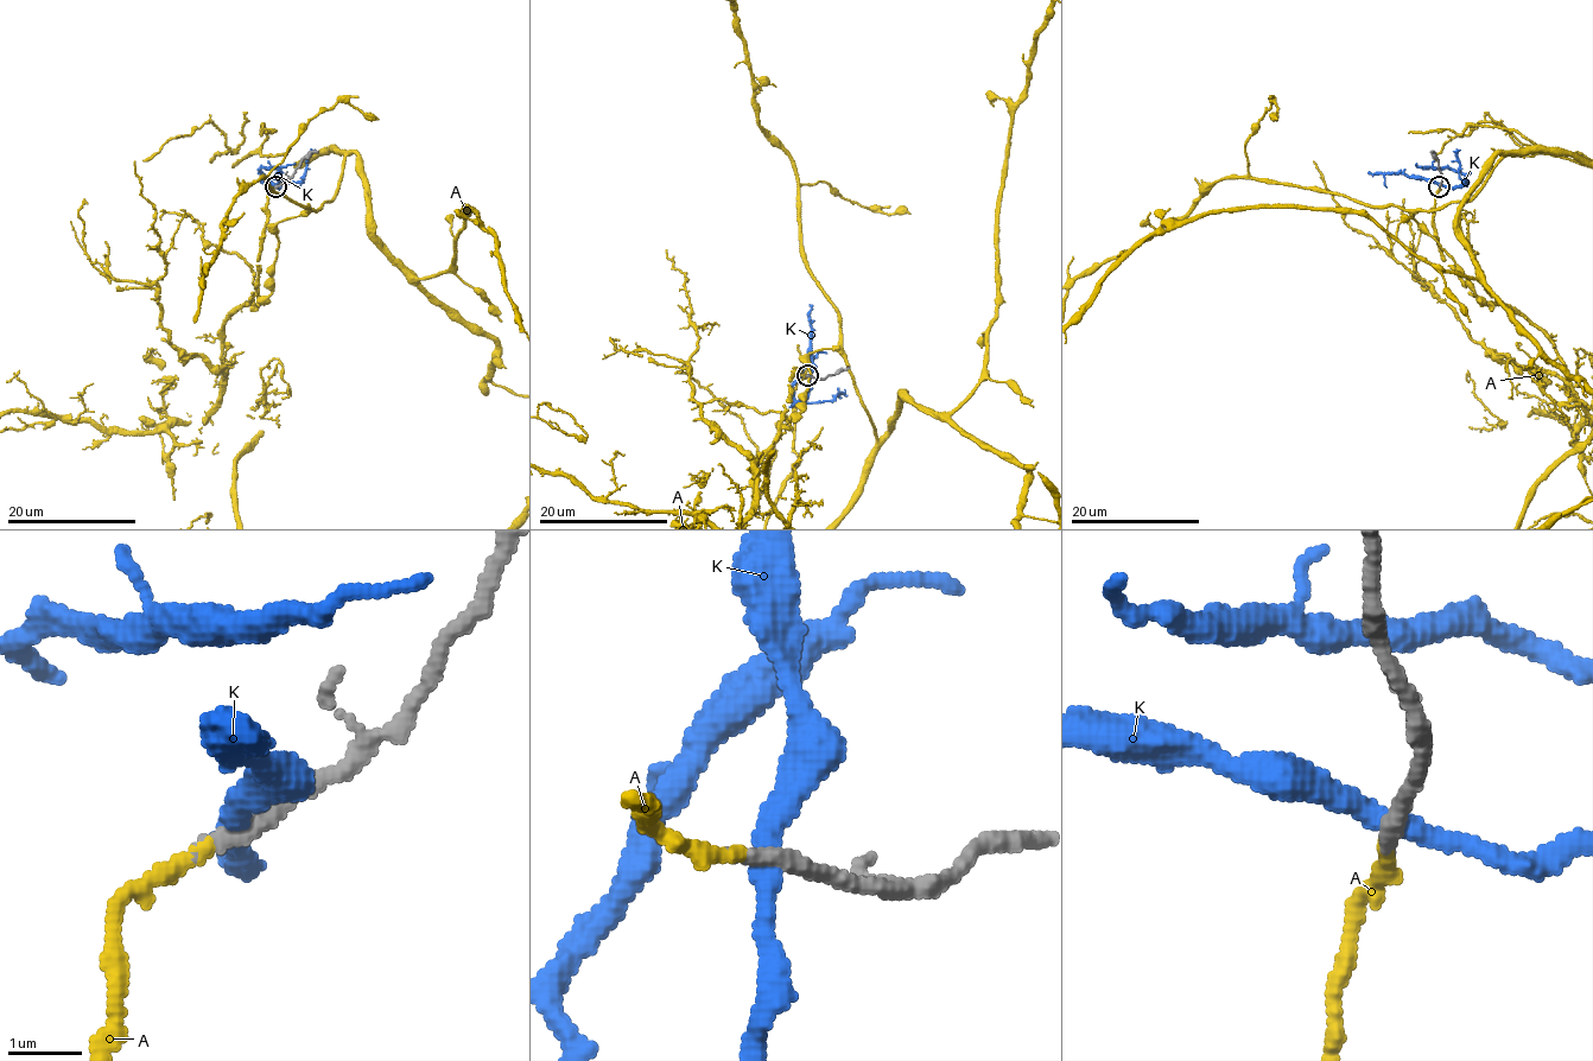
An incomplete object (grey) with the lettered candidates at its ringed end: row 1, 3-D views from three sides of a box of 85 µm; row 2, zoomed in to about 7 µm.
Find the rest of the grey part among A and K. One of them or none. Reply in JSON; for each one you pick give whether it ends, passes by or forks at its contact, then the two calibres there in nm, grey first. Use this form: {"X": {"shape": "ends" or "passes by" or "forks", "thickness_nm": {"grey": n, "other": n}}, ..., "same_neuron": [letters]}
{"A": {"shape": "ends", "thickness_nm": {"grey": 260, "other": 240}}, "same_neuron": ["A"]}

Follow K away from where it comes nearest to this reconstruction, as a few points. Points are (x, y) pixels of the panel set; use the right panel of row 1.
K: (1440, 185), (1457, 186), (1465, 179), (1463, 175), (1420, 167), (1416, 163)

